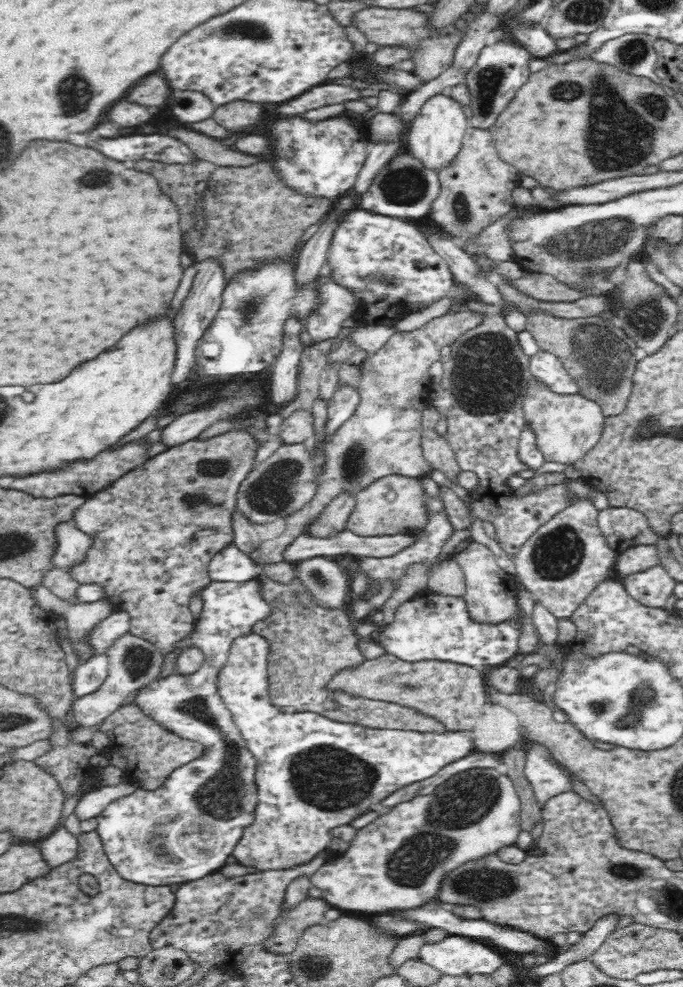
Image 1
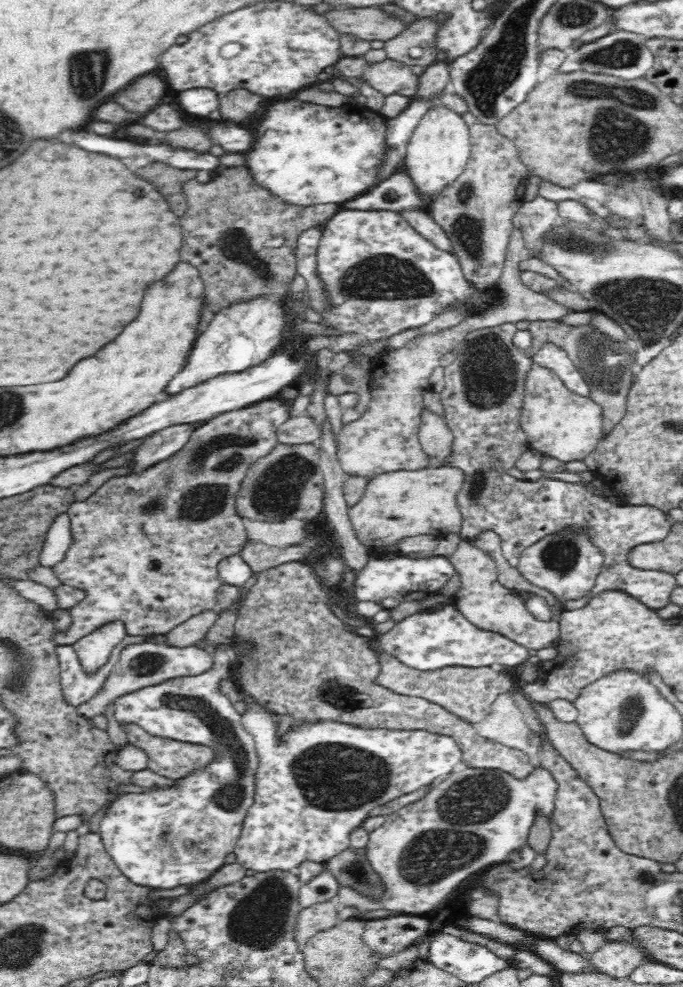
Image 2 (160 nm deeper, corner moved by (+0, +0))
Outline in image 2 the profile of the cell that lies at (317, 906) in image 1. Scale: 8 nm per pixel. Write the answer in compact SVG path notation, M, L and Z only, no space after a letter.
M328 901L322 904L310 906L298 914L298 922L295 928L296 941L303 946L317 932L329 929L334 924L340 924L344 920L338 918L340 905L336 901Z

